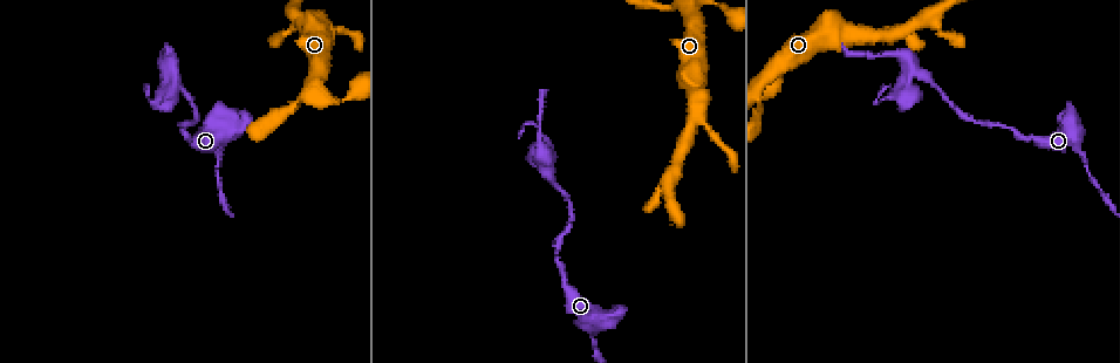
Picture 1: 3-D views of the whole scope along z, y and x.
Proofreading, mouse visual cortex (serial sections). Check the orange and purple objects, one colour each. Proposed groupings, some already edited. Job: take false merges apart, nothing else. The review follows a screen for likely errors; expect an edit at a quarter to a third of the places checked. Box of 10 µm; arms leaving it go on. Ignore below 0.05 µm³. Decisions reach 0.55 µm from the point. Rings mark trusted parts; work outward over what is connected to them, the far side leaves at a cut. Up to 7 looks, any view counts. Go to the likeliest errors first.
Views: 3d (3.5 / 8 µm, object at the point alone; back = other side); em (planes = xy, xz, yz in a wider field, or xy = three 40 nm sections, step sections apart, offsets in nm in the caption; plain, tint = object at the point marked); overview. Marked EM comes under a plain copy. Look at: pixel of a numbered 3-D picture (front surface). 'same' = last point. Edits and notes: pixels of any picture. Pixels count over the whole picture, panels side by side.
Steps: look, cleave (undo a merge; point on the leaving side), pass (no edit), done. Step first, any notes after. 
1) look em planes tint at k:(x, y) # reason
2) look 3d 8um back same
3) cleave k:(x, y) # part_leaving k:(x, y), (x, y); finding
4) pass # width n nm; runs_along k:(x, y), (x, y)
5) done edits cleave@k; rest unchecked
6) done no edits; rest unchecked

look 3d 3.5um at 1:(616, 313) # sudden change in width

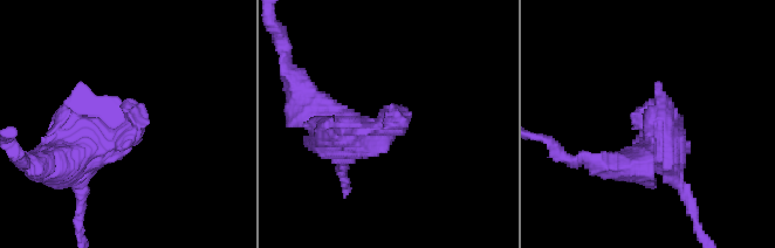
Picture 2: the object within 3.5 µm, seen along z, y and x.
look em xy step 5 tint at 2:(123, 133)

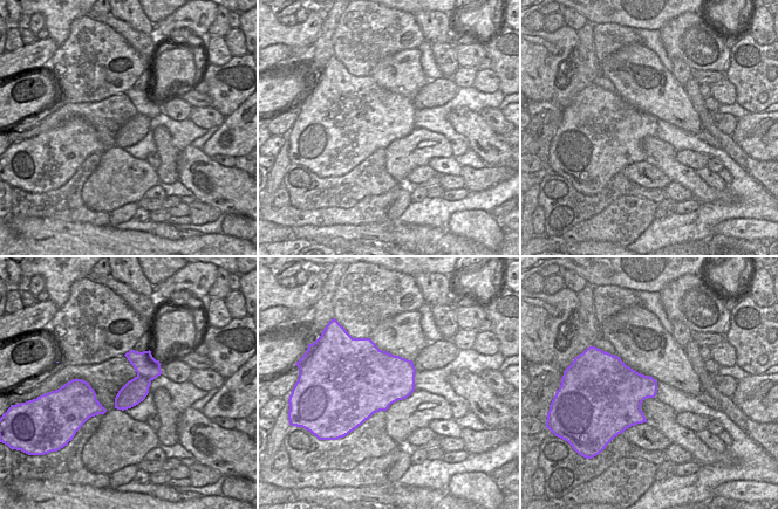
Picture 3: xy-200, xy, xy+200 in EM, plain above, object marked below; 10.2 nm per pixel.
cleave 2:(403, 123) # part_leaving 2:(112, 137), (134, 126), (123, 101); a second cell is stuck on

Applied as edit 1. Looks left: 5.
look 3d 3.5um at 1:(1027, 137)

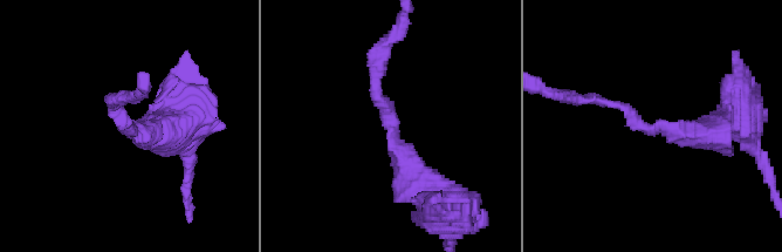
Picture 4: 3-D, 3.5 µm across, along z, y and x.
look em xy step 3 tint at 4:(125, 128)

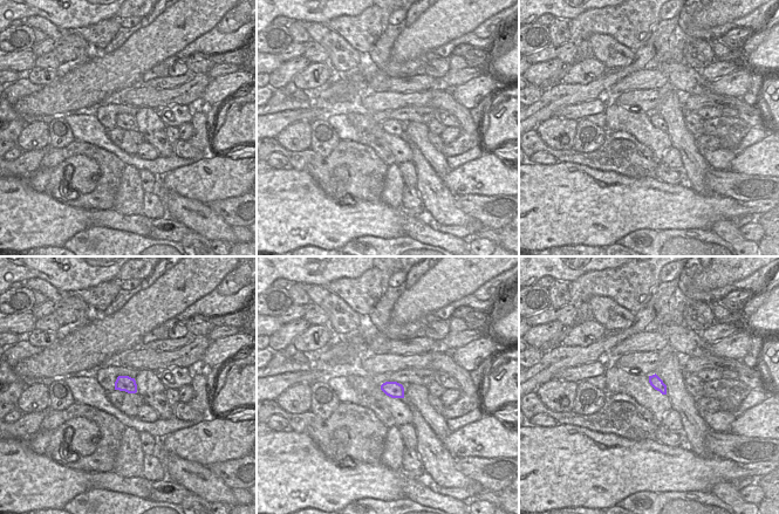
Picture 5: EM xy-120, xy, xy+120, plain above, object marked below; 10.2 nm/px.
pass # arm_widths 150, 400 nm; all the same cell

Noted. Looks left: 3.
look 3d 3.5um at 1:(912, 74) # side arm on a straight run

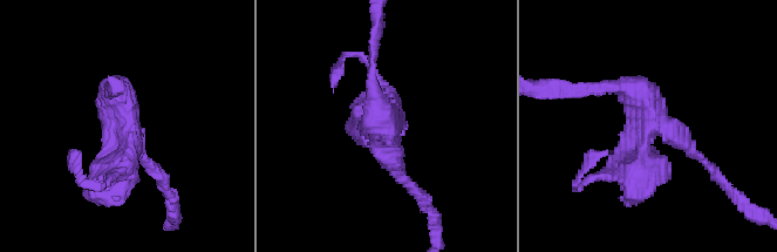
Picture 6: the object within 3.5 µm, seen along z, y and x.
look em xy step 2 tint at 6:(126, 124) # arms 3; arm_widths 150, 250, 450 nm

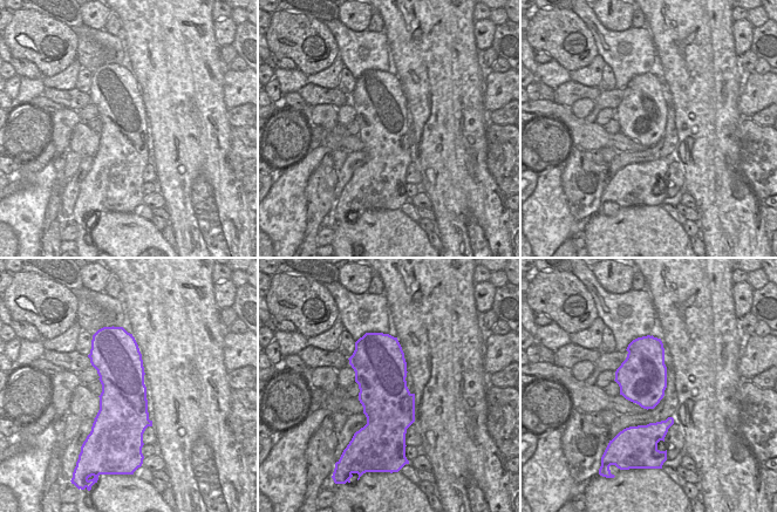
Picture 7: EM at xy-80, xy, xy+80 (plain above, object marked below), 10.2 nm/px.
pass # runs_along 6:(415, 189), (358, 120); all the same cell

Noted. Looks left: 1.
done edits cleave@2; rest unchecked

